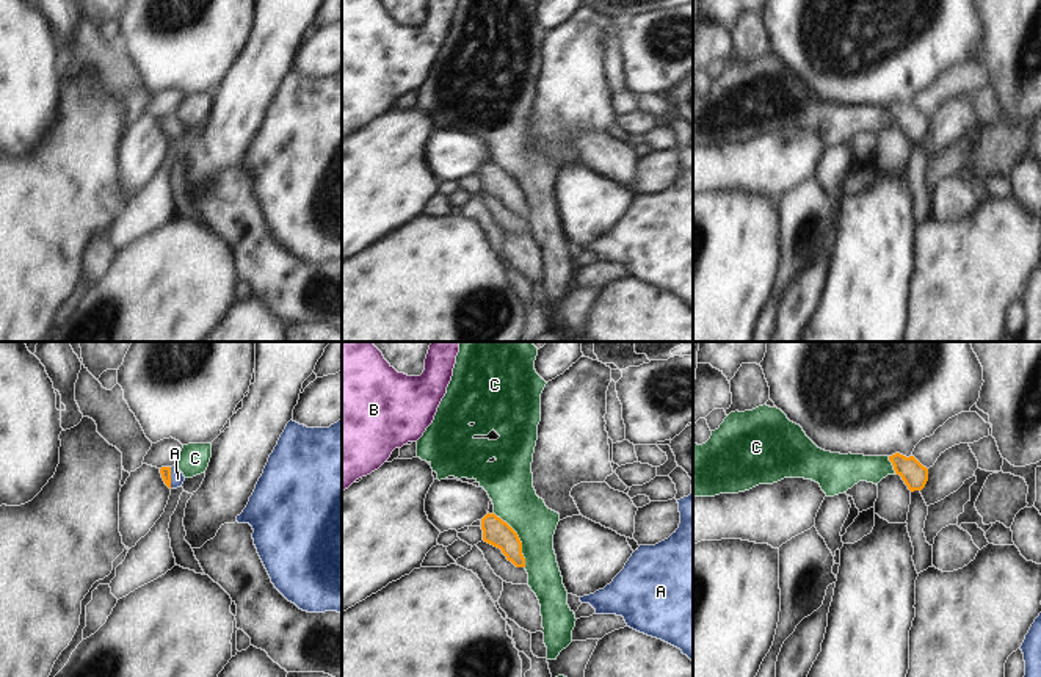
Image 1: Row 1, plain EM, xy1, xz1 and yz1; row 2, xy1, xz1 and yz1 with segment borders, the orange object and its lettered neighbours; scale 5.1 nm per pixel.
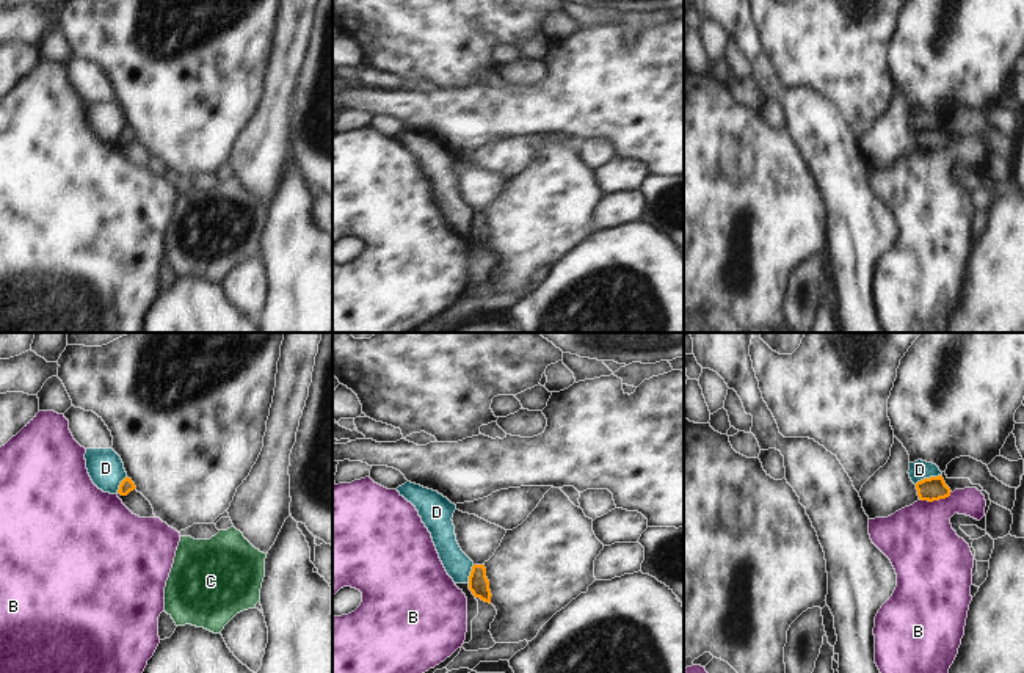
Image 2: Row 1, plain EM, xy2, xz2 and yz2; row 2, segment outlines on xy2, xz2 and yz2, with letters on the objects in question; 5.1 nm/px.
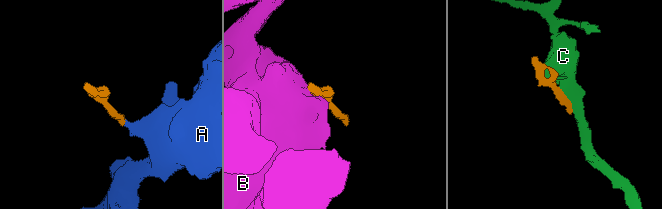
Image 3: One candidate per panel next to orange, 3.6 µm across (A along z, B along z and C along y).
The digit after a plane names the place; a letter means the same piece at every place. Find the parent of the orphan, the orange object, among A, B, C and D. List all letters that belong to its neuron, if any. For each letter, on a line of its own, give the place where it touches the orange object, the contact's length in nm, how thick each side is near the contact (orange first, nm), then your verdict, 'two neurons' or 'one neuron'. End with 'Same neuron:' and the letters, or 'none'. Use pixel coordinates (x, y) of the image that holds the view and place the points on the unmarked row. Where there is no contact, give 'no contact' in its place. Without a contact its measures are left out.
A: meets orange in xy1 at (170, 127); contact 110 nm long; 50 nm thick on the orange side, 70 nm on the other; one neuron
B: meets orange in yz2 at (936, 148); contact 170 nm long; 120 nm thick on the orange side, 360 nm on the other; two neurons
C: meets orange in xz1 at (518, 187); contact 320 nm long; 140 nm thick on the orange side, 220 nm on the other; two neurons
D: meets orange in yz2 at (927, 127); contact 140 nm long; 120 nm thick on the orange side, 100 nm on the other; two neurons
Same neuron: A

